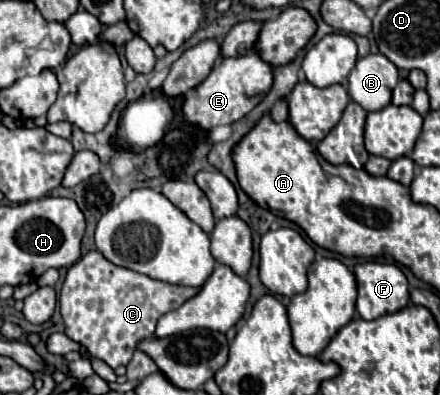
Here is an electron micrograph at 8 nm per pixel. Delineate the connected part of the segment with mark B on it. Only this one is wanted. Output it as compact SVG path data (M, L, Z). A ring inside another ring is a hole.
M368 54L350 72L348 94L366 112L382 110L390 104L396 84L398 68L384 54Z

